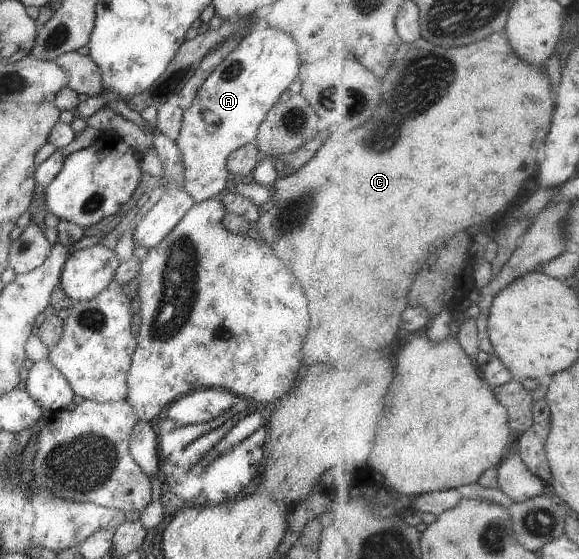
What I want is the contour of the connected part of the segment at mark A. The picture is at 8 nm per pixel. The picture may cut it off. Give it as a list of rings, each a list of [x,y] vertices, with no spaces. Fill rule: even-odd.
[[[263,24],[245,35],[205,77],[195,91],[191,105],[188,105],[187,111],[181,113],[179,133],[174,141],[185,169],[184,191],[195,203],[214,199],[223,189],[231,188],[231,176],[227,170],[229,153],[245,143],[254,142],[259,123],[263,121],[267,111],[279,101],[288,85],[296,79],[295,73],[299,65],[302,64],[299,62],[299,49],[295,41],[287,33]]]

